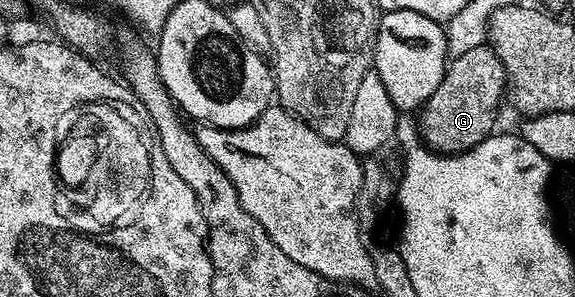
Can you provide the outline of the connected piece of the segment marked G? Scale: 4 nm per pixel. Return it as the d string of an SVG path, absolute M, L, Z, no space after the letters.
M476 43L460 54L456 54L449 62L446 71L443 73L441 83L437 85L433 95L426 98L425 109L421 117L421 131L419 137L422 144L437 154L451 156L464 153L465 150L479 145L484 139L490 136L495 127L495 119L501 101L501 95L505 93L507 76L498 55L485 43Z

